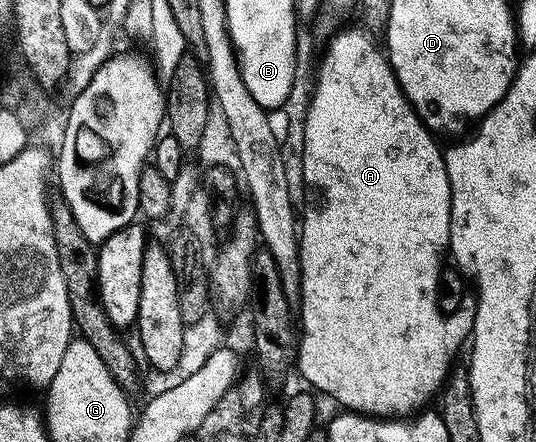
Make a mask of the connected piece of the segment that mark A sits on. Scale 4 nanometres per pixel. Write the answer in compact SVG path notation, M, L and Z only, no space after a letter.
M366 28L347 29L336 32L326 42L327 54L323 62L318 62L314 90L306 106L307 118L303 121L303 181L307 184L307 206L301 209L299 229L299 262L303 280L303 334L297 337L297 373L308 381L312 390L324 393L335 401L340 401L344 410L365 413L369 417L403 419L422 410L427 400L434 398L442 390L448 373L453 368L451 360L459 348L468 344L473 333L470 316L462 323L448 321L437 303L439 270L444 264L442 253L448 252L451 243L451 188L449 175L443 162L444 150L435 142L436 134L428 129L420 119L411 100L403 94L395 70L384 50L374 41Z

